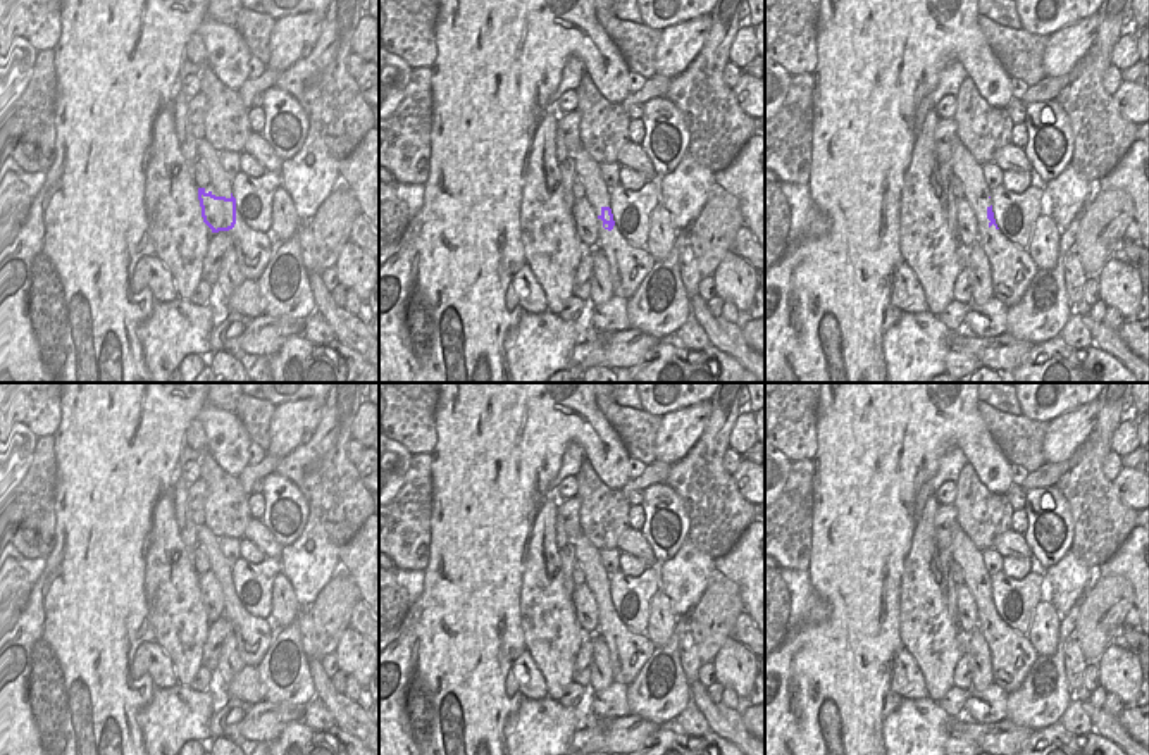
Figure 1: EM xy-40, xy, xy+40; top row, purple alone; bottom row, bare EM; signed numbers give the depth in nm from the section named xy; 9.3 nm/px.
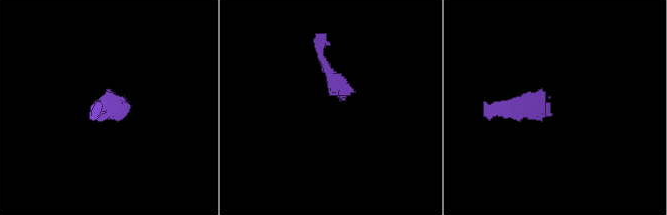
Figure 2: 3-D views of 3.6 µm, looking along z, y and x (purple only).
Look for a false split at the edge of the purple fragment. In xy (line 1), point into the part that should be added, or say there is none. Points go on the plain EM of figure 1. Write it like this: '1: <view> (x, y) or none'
1: none

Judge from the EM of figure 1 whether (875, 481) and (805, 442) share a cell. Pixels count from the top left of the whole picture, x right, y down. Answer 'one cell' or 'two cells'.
two cells

